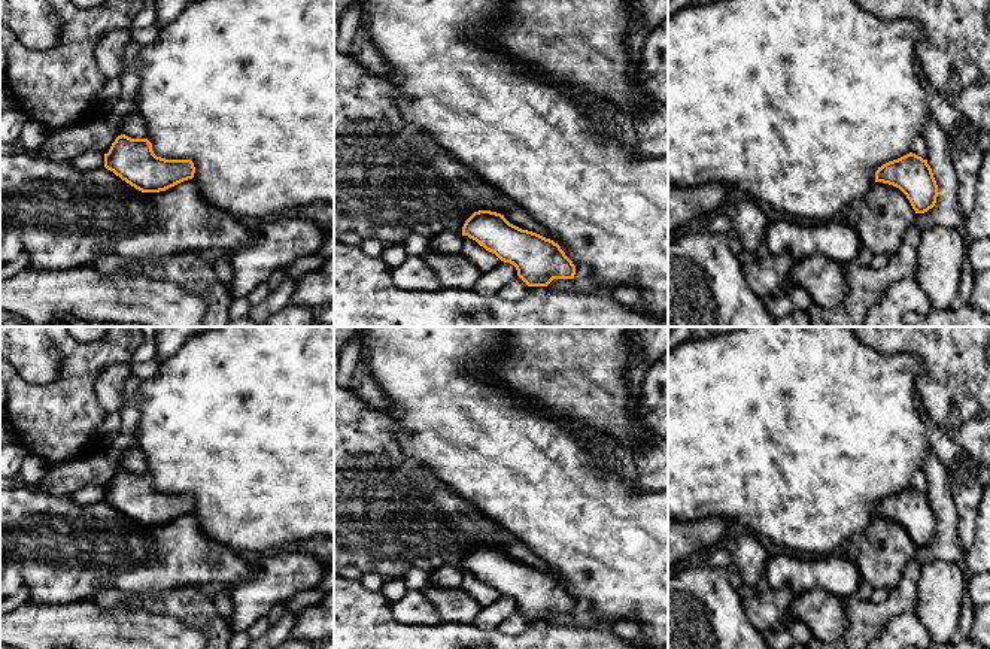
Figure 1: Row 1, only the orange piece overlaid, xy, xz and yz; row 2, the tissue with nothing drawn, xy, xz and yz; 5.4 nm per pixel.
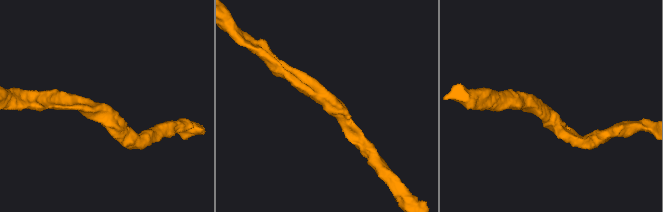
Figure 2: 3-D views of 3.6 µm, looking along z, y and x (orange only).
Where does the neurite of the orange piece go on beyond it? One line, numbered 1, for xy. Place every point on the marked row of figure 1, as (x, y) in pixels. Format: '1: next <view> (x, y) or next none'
1: next none

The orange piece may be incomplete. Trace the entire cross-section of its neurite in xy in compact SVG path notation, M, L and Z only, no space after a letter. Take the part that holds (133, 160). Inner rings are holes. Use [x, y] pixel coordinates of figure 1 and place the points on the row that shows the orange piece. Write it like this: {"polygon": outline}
{"polygon": "M121 134L107 154L104 167L142 192L165 191L195 173L191 160L165 160L157 157L148 139Z"}

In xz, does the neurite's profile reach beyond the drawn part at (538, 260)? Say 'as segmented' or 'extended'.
as segmented

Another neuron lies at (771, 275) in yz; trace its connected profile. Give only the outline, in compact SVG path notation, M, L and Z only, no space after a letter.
M763 249L757 261L744 266L744 279L762 298L781 295L796 286L792 278L796 263L790 254L772 255Z

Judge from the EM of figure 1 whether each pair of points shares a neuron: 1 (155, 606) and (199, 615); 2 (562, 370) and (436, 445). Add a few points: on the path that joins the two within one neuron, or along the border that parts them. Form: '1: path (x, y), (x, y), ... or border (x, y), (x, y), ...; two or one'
1: path (166, 606), (188, 606); one
2: border (497, 351), (497, 358), (489, 370), (506, 385); two

